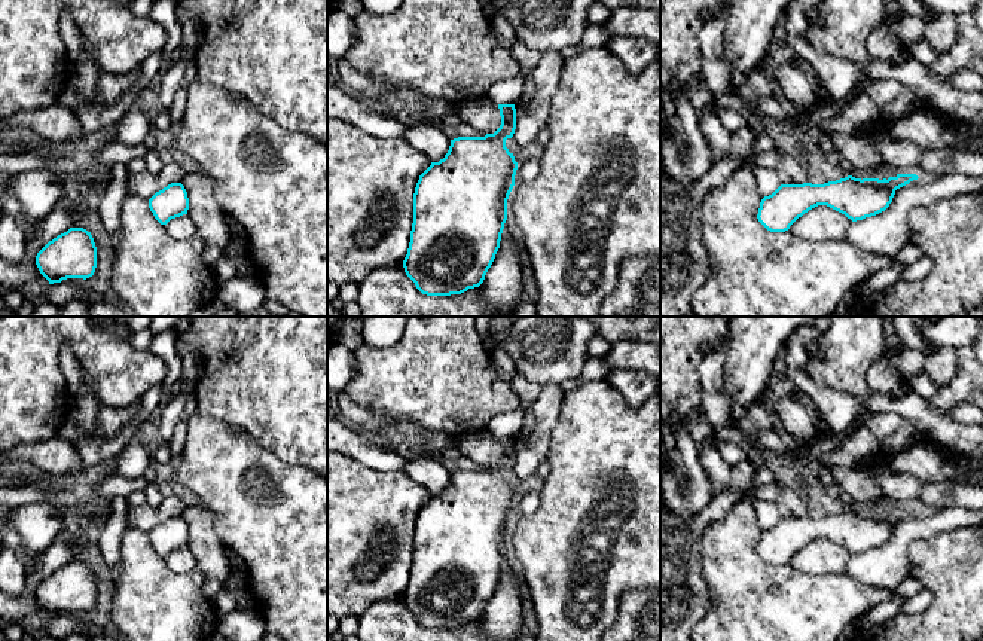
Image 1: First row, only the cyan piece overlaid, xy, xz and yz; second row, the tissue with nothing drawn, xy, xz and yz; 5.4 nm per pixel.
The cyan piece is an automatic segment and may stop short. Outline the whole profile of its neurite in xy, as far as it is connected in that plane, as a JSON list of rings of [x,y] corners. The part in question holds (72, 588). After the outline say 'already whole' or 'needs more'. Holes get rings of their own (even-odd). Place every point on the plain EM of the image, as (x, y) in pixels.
[[[70,561],[37,586],[36,598],[49,617],[92,610],[97,601],[97,580],[91,565]]]; already whole

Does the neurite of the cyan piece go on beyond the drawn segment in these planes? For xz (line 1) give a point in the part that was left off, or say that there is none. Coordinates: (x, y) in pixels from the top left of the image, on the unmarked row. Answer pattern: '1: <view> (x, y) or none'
1: none

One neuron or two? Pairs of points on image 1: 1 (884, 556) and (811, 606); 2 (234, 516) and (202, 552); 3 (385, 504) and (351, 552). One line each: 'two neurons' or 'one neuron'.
1: two neurons
2: two neurons
3: one neuron

